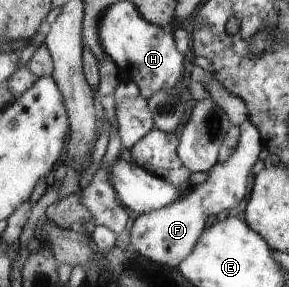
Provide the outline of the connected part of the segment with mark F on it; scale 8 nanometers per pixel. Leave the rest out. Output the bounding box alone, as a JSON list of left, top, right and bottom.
[129,118,263,269]

